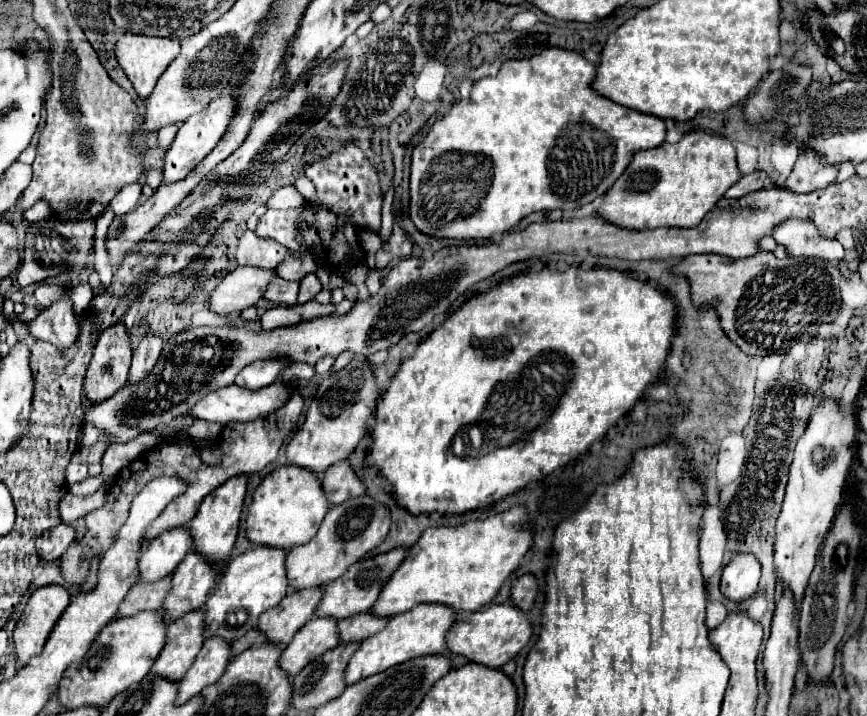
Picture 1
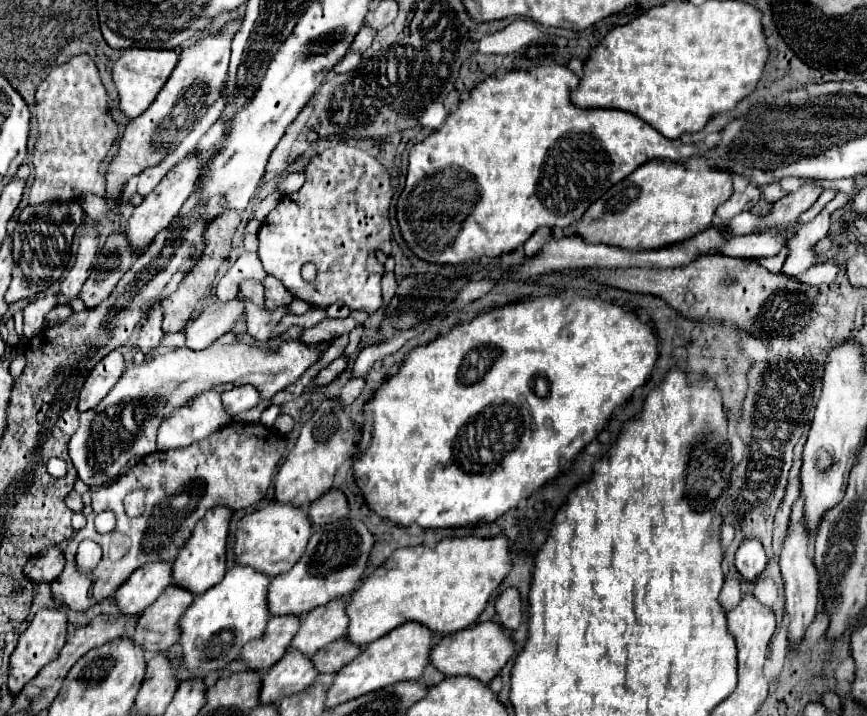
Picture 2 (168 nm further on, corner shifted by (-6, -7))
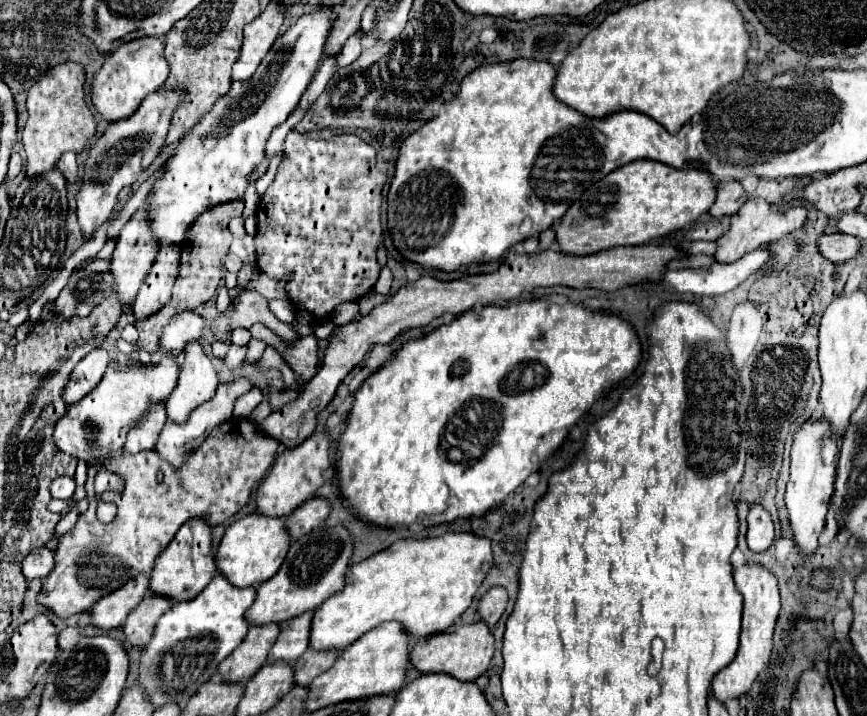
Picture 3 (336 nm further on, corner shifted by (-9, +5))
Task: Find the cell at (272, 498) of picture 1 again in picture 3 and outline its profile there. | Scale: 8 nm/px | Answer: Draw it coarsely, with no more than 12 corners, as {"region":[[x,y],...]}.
{"region":[[251,513],[215,553],[233,587],[273,577],[289,549],[283,519]]}

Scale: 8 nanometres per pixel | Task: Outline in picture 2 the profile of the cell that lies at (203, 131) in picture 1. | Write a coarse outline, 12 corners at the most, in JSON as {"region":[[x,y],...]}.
{"region":[[188,153],[134,209],[126,235],[136,253],[178,215],[202,159]]}

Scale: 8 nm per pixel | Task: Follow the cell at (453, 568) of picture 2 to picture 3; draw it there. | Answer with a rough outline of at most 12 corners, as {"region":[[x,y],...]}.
{"region":[[485,537],[399,539],[315,609],[309,647],[385,621],[453,625],[493,567]]}

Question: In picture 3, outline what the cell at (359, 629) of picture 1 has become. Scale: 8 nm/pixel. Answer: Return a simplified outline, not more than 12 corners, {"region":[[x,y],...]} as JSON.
{"region":[[305,651],[291,663],[295,685],[307,687],[341,651]]}

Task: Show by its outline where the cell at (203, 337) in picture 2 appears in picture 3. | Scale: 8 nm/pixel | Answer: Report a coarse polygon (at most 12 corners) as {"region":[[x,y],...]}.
{"region":[[193,311],[173,315],[159,337],[159,351],[181,351],[199,339],[203,319]]}

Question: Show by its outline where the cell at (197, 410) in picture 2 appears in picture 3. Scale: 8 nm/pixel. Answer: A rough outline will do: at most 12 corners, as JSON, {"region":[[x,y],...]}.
{"region":[[199,341],[185,343],[185,365],[165,403],[167,415],[185,421],[209,401],[217,373]]}

